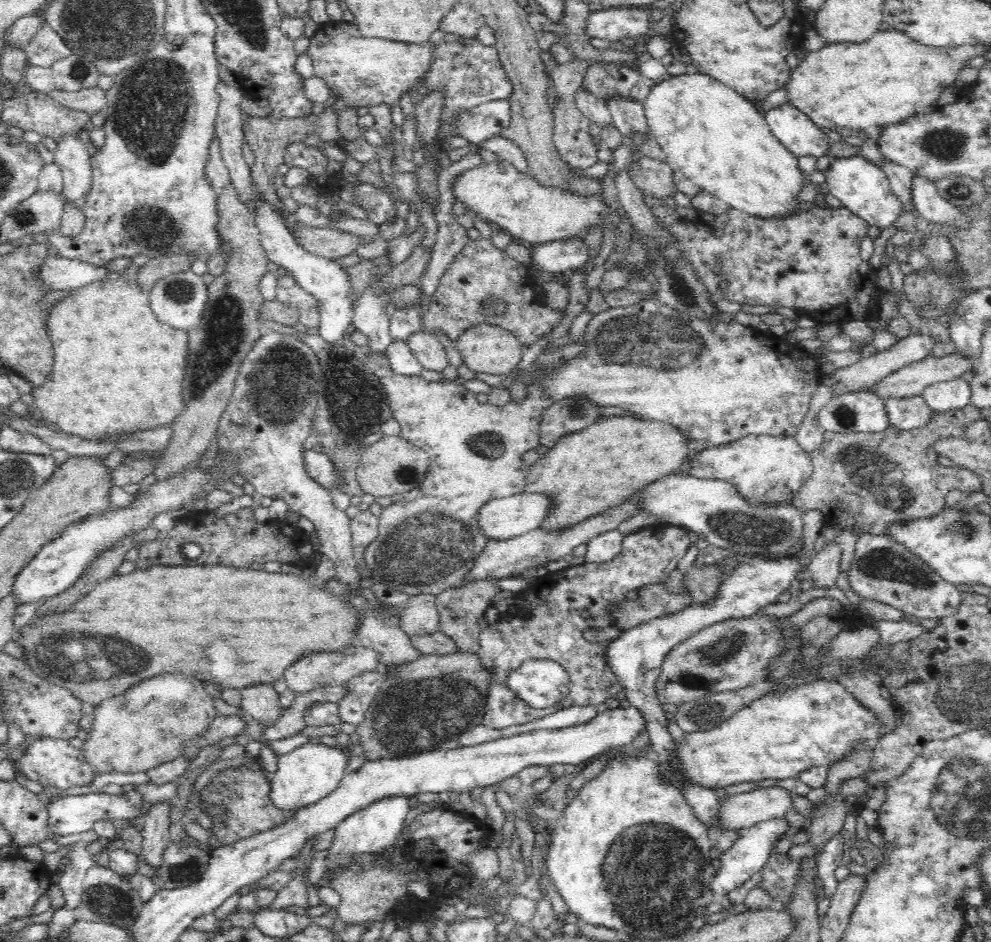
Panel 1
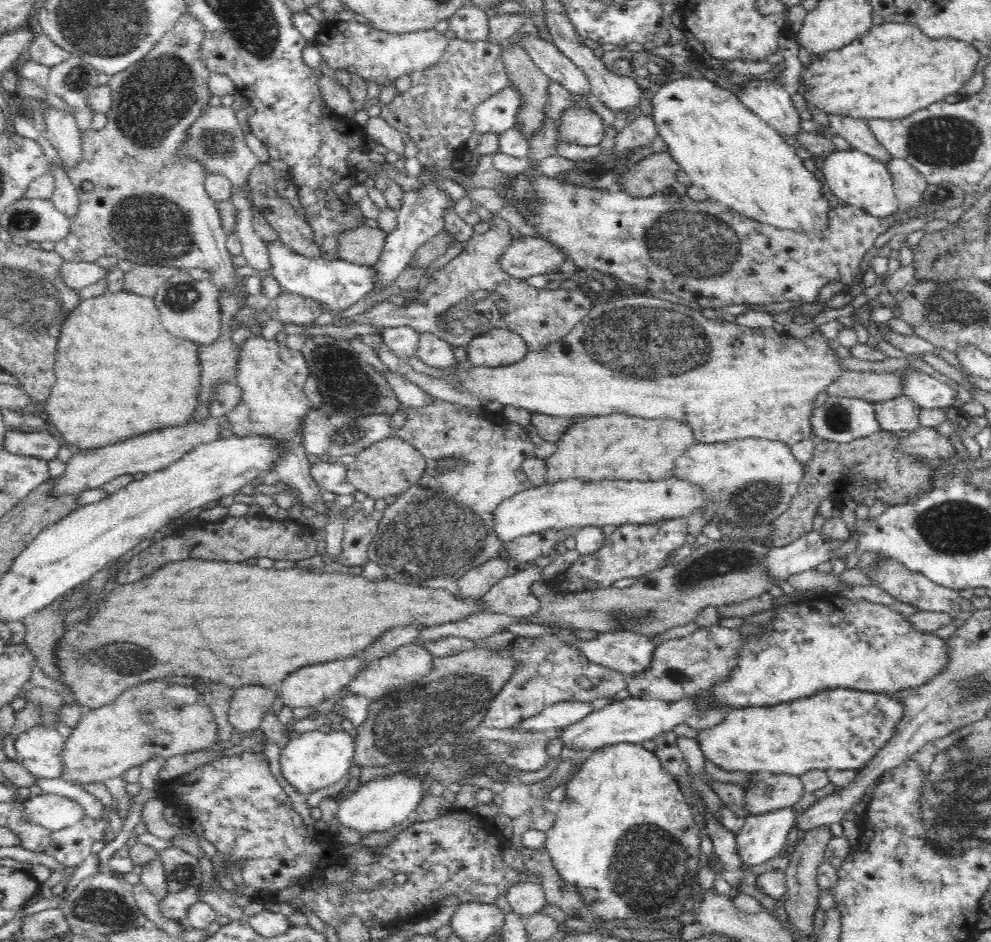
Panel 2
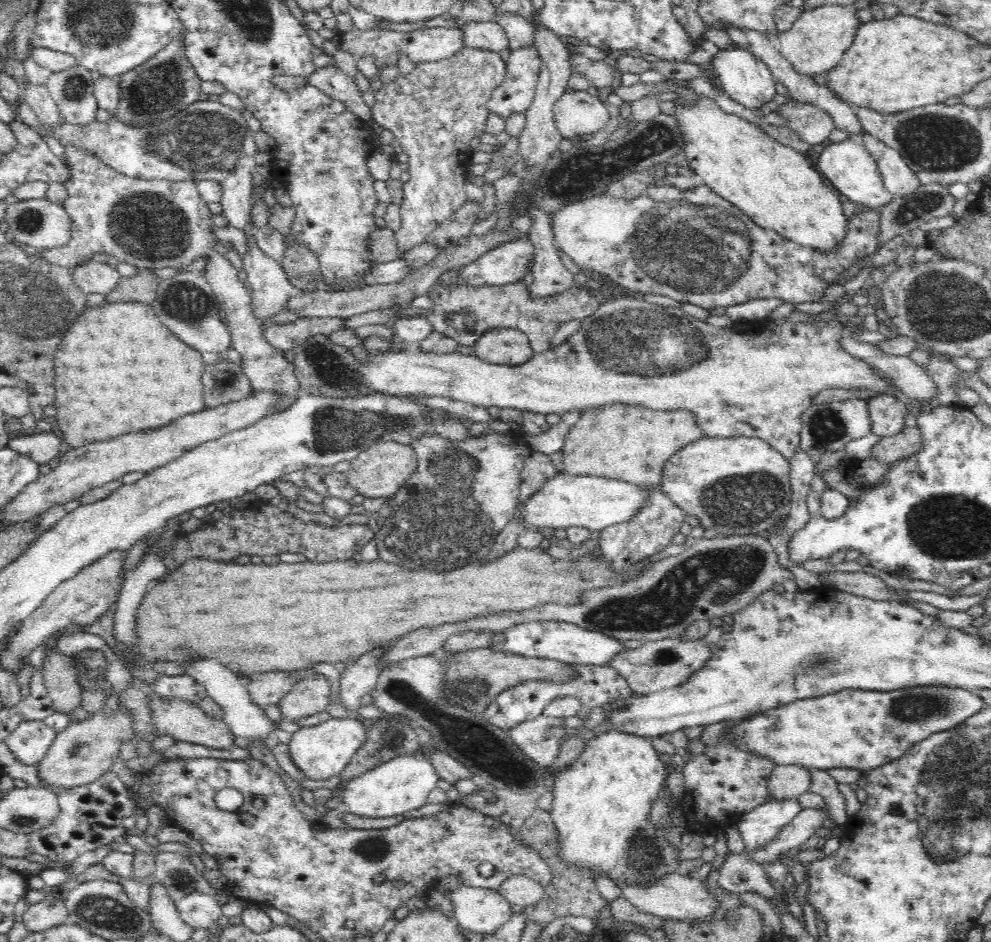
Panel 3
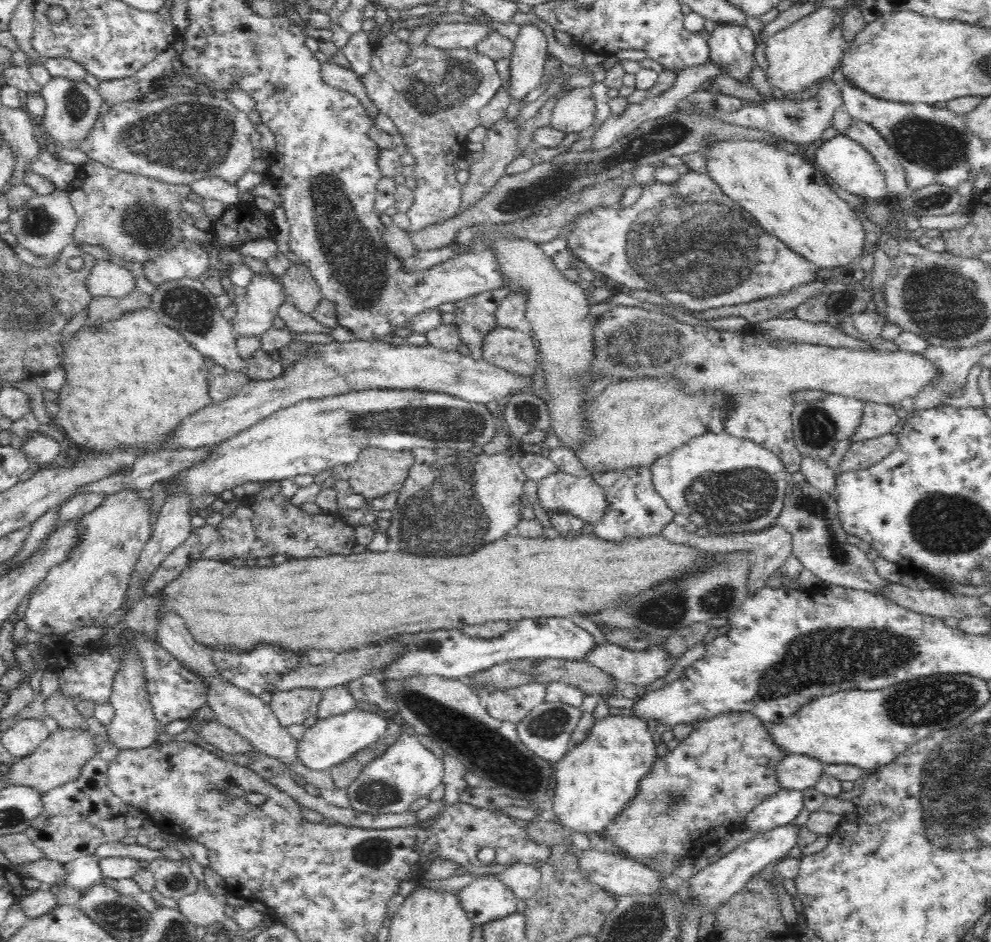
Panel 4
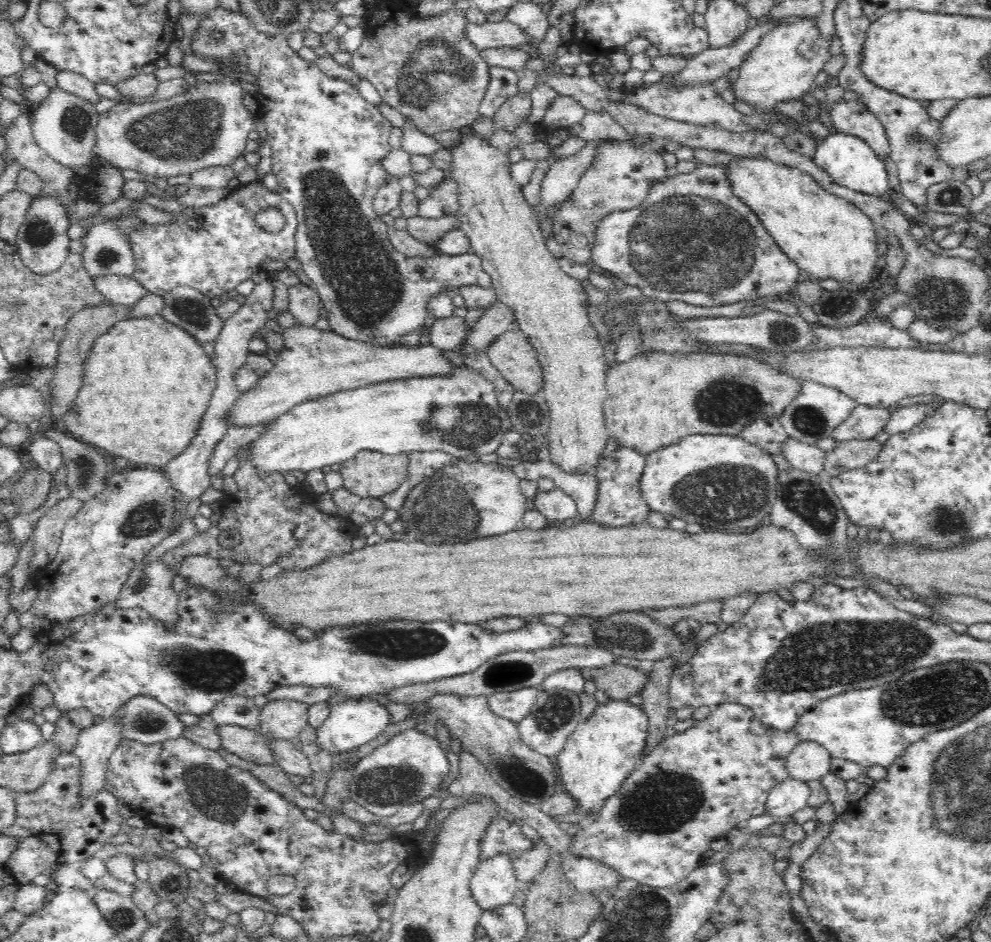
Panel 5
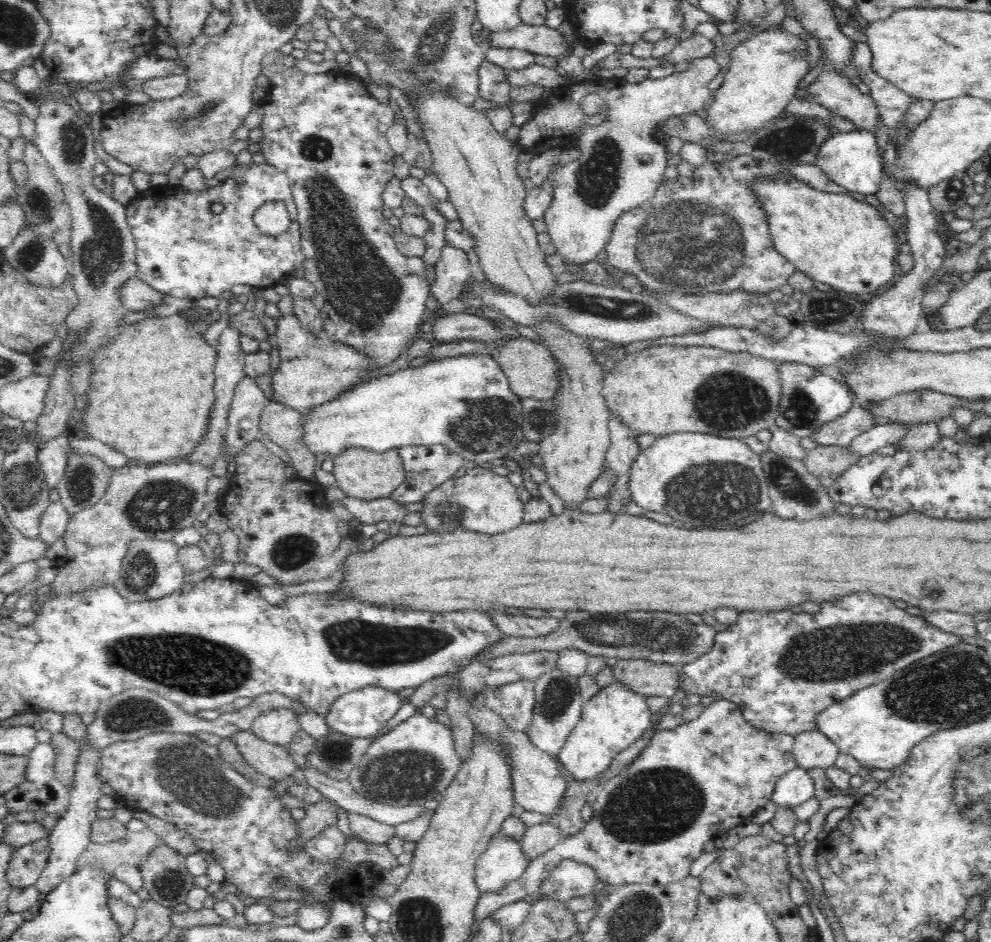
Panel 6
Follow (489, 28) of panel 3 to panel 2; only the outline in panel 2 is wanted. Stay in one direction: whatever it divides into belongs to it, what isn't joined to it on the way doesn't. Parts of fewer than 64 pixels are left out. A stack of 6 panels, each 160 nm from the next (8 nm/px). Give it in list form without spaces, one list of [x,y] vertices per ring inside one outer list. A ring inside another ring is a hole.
[[[460,7],[449,19],[449,28],[456,38],[469,41],[487,40],[489,17],[486,11],[479,8]]]

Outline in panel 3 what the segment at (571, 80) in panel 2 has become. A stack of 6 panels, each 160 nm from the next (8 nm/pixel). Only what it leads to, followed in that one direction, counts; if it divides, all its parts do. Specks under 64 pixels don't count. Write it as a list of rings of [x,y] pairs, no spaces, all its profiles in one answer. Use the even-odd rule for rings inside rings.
[[[498,7],[494,20],[504,27],[509,38],[508,47],[513,51],[526,46],[535,46],[535,28],[531,20],[503,12],[501,7]]]

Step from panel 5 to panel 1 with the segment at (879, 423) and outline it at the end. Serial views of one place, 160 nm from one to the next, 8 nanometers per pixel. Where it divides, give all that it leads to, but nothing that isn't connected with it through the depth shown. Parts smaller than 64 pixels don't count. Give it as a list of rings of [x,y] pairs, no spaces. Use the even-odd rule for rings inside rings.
[[[920,396],[886,397],[884,400],[891,425],[902,430],[920,428],[930,423],[932,408]]]

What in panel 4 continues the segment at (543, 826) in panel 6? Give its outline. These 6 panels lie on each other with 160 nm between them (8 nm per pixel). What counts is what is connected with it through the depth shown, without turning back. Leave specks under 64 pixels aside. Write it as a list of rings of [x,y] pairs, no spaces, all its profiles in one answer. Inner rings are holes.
[[[513,864],[497,874],[497,879],[515,895],[518,901],[528,902],[540,890],[541,871],[533,866]]]

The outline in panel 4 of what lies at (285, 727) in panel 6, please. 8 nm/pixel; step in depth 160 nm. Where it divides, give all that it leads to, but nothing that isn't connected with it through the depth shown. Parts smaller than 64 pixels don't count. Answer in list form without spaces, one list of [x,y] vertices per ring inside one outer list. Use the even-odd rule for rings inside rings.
[[[300,688],[272,694],[270,706],[280,724],[283,727],[289,727],[292,724],[303,724],[310,717],[316,717],[316,712],[318,712],[318,706],[320,706],[322,698],[323,692],[318,689]]]

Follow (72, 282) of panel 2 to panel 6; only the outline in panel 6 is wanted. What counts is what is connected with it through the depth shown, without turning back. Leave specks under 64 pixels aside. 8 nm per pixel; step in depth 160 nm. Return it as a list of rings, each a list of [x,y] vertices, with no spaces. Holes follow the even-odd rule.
[[[137,277],[130,278],[118,290],[119,303],[125,311],[152,310],[162,304],[164,296]]]

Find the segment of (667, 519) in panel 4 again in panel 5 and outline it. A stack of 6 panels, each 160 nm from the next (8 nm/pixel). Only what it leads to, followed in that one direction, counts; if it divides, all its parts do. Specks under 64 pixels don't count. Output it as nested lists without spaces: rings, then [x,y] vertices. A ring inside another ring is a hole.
[[[616,449],[598,460],[594,468],[597,478],[597,503],[593,512],[593,521],[598,526],[616,529],[648,523],[648,518],[654,510],[648,505],[642,493],[640,480],[644,468],[645,457],[632,449]]]

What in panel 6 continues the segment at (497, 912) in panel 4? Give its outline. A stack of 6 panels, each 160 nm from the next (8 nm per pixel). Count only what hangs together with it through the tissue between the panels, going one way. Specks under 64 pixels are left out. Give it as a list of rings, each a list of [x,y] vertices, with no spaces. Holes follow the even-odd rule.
[[[496,833],[486,852],[478,858],[475,881],[481,894],[498,893],[511,882],[518,880],[528,862],[521,843]]]

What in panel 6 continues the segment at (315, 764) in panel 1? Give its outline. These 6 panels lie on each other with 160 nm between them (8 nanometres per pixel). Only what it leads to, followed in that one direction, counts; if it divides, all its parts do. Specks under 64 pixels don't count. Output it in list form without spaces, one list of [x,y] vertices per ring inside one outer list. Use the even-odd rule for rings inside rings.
[[[367,687],[338,698],[329,708],[325,721],[329,732],[348,738],[370,738],[378,734],[404,703],[398,694],[377,687]]]

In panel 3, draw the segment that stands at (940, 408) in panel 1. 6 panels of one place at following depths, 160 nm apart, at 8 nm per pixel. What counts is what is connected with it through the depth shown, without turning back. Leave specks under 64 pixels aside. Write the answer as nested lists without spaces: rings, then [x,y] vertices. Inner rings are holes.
[[[844,332],[840,343],[848,353],[861,358],[873,368],[889,377],[896,389],[904,392],[908,398],[924,402],[934,400],[940,394],[938,383],[928,375],[926,367],[918,366],[906,356],[888,356],[878,352],[873,344],[858,342],[849,333]]]

